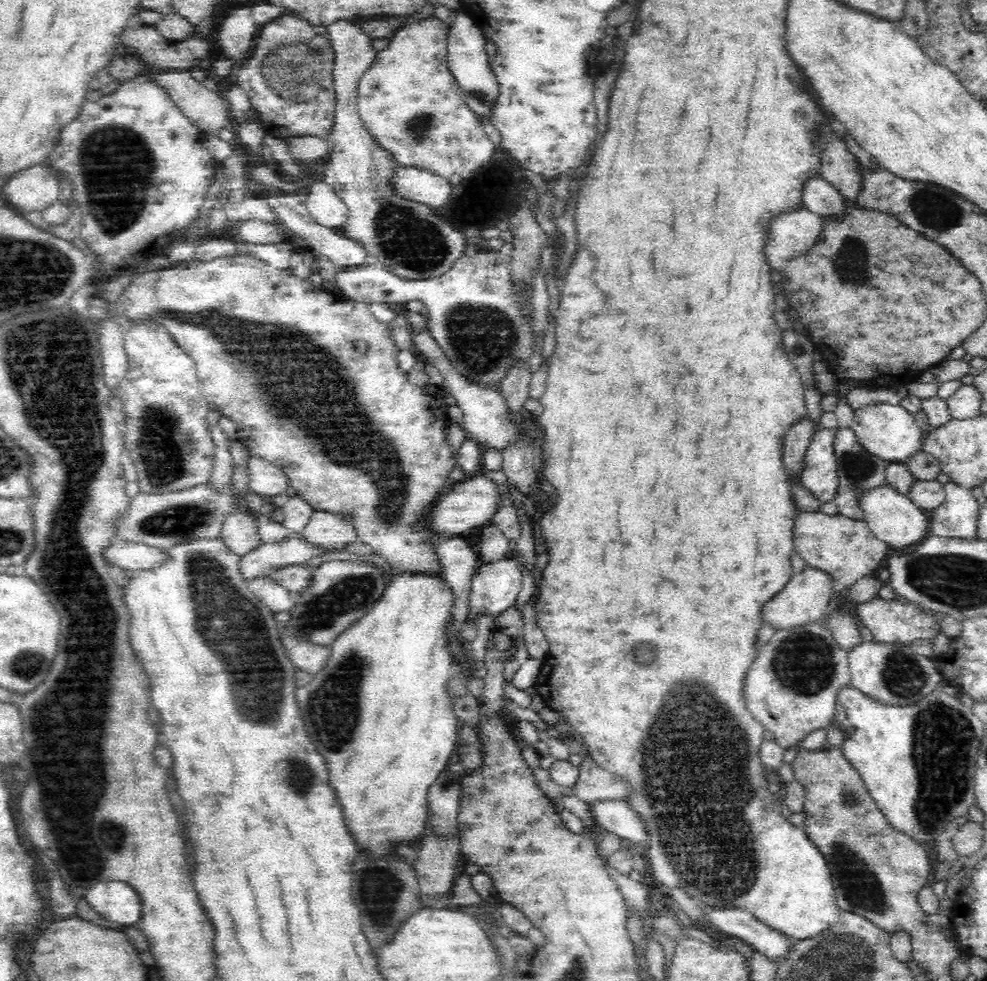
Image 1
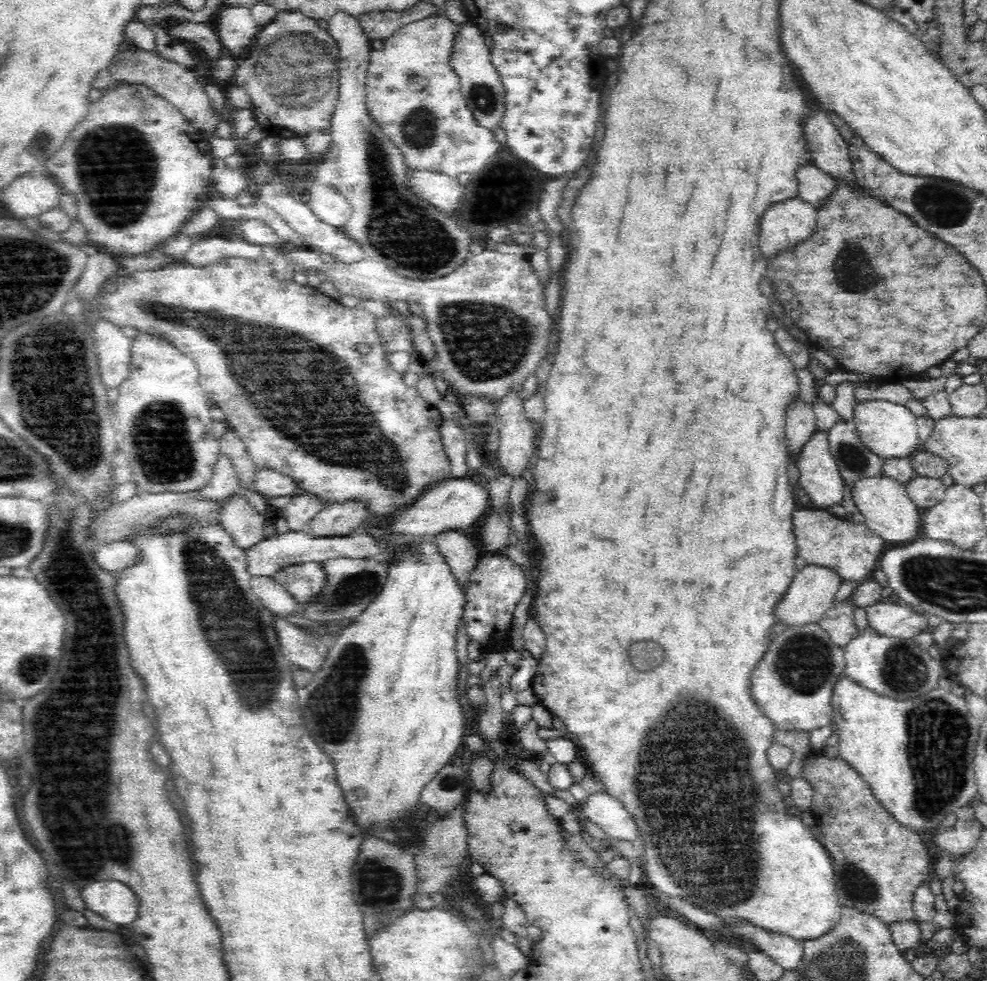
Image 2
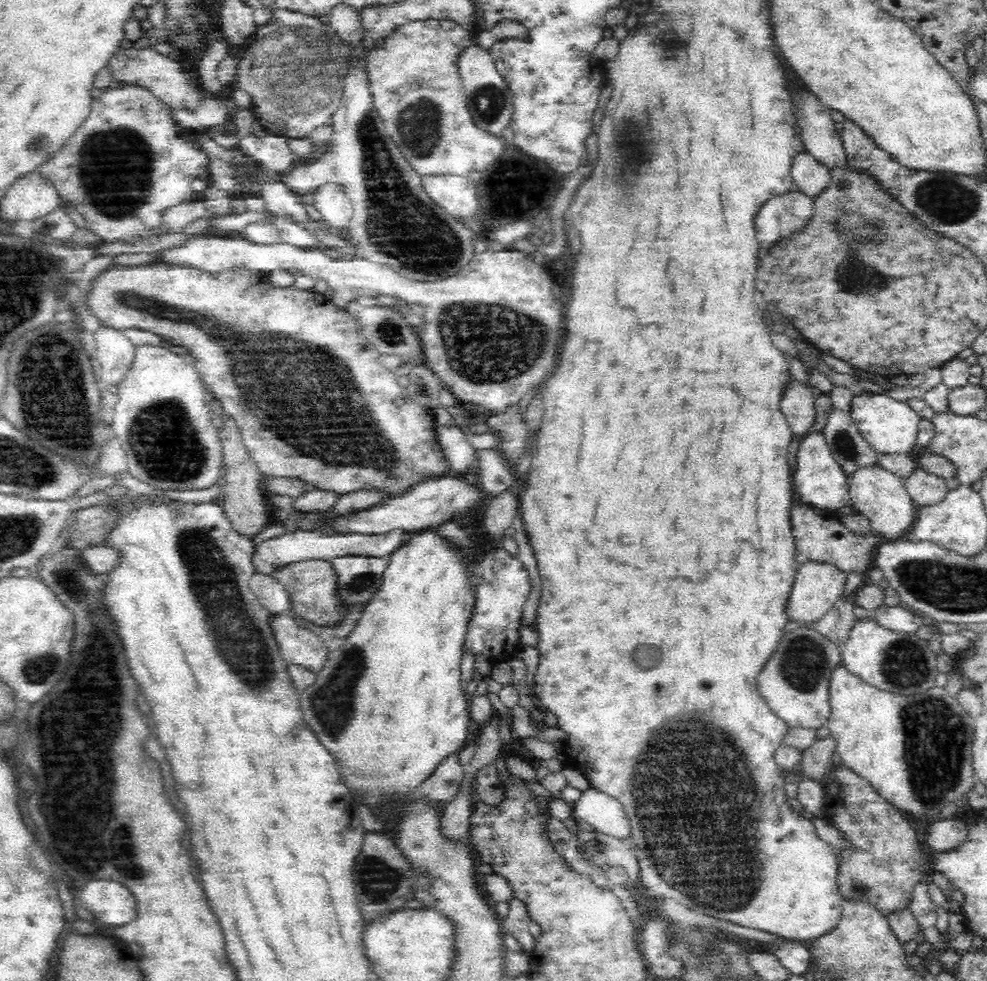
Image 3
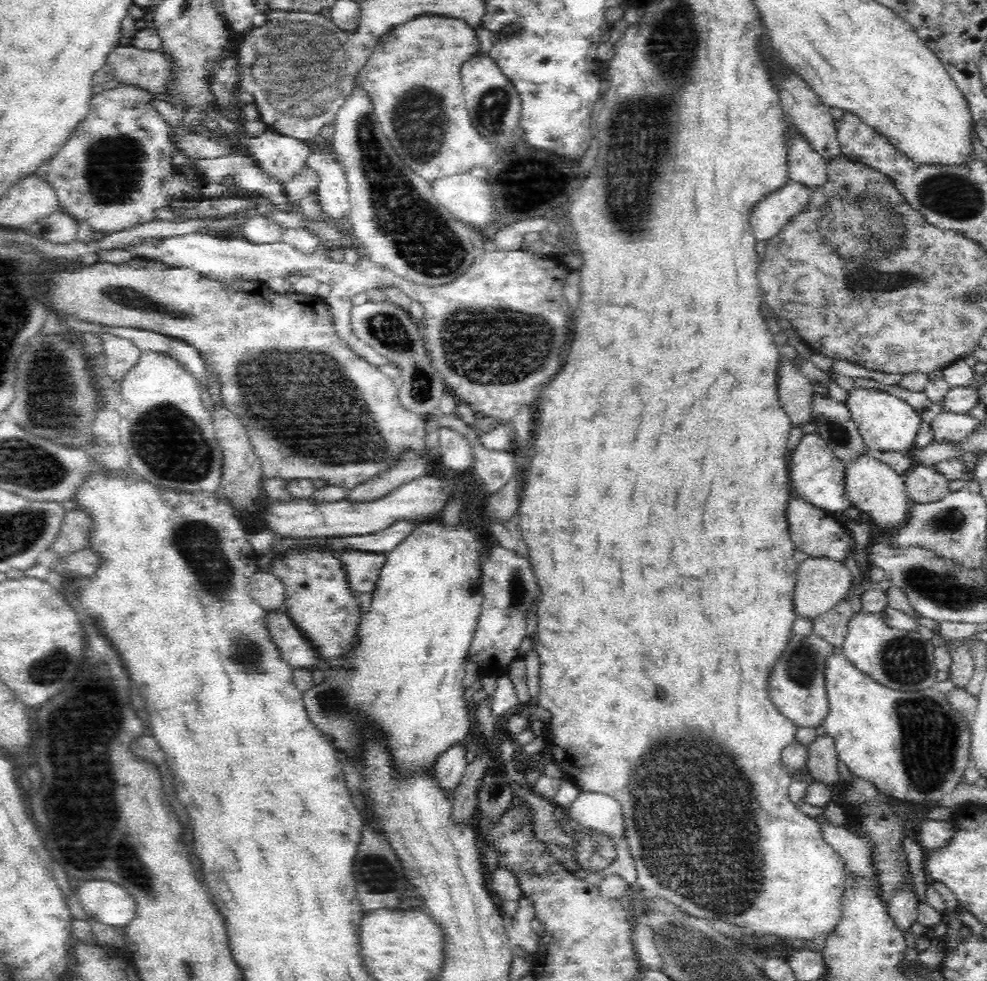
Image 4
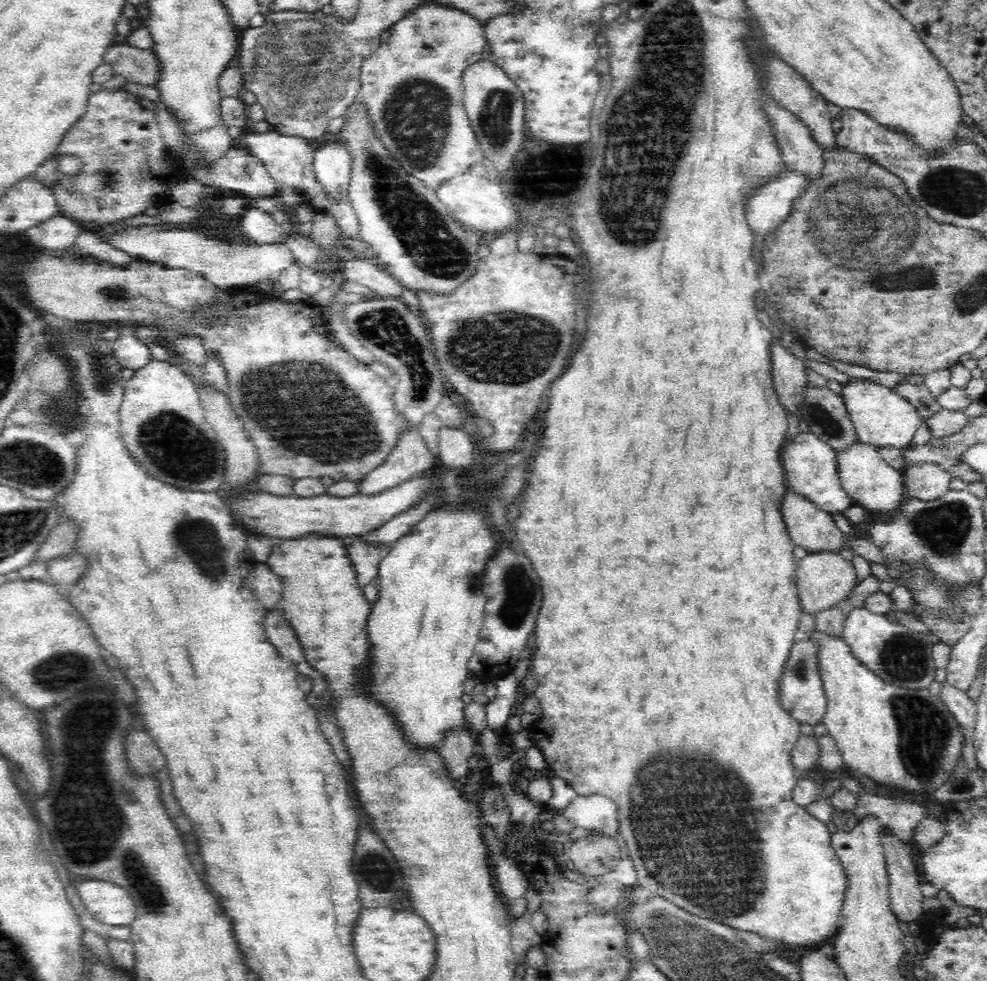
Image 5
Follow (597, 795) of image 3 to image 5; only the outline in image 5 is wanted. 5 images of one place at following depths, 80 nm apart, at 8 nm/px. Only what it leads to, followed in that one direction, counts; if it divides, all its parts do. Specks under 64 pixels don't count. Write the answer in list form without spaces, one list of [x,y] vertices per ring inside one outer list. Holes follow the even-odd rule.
[[[600,794],[577,796],[559,811],[573,828],[614,835],[618,832],[616,803]]]

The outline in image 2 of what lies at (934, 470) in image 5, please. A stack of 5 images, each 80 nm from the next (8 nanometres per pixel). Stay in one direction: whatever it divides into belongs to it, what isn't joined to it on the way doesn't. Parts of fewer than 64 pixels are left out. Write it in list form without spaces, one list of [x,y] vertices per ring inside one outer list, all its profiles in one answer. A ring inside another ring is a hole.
[[[916,474],[912,481],[905,483],[905,487],[916,507],[926,510],[944,500],[947,487],[942,481]]]

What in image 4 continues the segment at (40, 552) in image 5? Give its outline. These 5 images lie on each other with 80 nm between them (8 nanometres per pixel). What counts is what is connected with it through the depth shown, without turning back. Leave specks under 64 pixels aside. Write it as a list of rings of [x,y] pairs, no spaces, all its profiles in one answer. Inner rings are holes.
[[[69,508],[58,530],[56,540],[48,546],[47,550],[50,550],[53,556],[60,557],[86,549],[88,536],[90,536],[90,530],[92,530],[90,520],[91,518],[86,514],[86,511]]]

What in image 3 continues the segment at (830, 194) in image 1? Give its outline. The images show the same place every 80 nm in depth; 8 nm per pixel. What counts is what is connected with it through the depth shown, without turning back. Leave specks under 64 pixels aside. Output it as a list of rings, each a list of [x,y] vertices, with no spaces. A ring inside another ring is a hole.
[[[807,150],[799,152],[792,159],[793,184],[810,197],[818,196],[830,182],[830,168],[824,166]]]

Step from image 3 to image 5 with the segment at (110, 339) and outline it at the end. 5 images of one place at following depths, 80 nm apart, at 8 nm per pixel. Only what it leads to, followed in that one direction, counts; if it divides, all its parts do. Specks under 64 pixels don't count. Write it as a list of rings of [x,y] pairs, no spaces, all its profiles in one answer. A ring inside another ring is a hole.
[[[134,333],[128,336],[121,335],[115,341],[113,349],[123,368],[132,368],[137,371],[152,361],[150,347],[141,335],[137,336]]]

